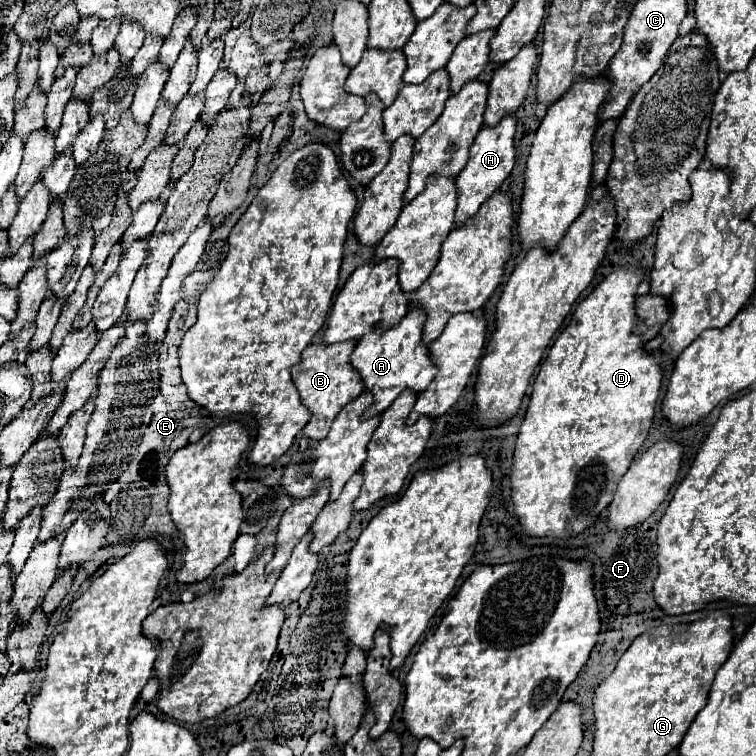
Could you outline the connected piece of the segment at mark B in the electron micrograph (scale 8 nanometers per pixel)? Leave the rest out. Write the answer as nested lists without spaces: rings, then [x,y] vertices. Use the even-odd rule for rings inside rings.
[[[345,340],[339,344],[309,344],[303,350],[303,360],[293,368],[293,382],[301,394],[303,404],[311,410],[311,420],[303,428],[303,434],[311,440],[321,440],[329,434],[331,422],[339,414],[339,410],[349,404],[355,396],[363,392],[363,380],[357,374],[357,368],[349,362],[351,352],[355,350],[355,340]]]

